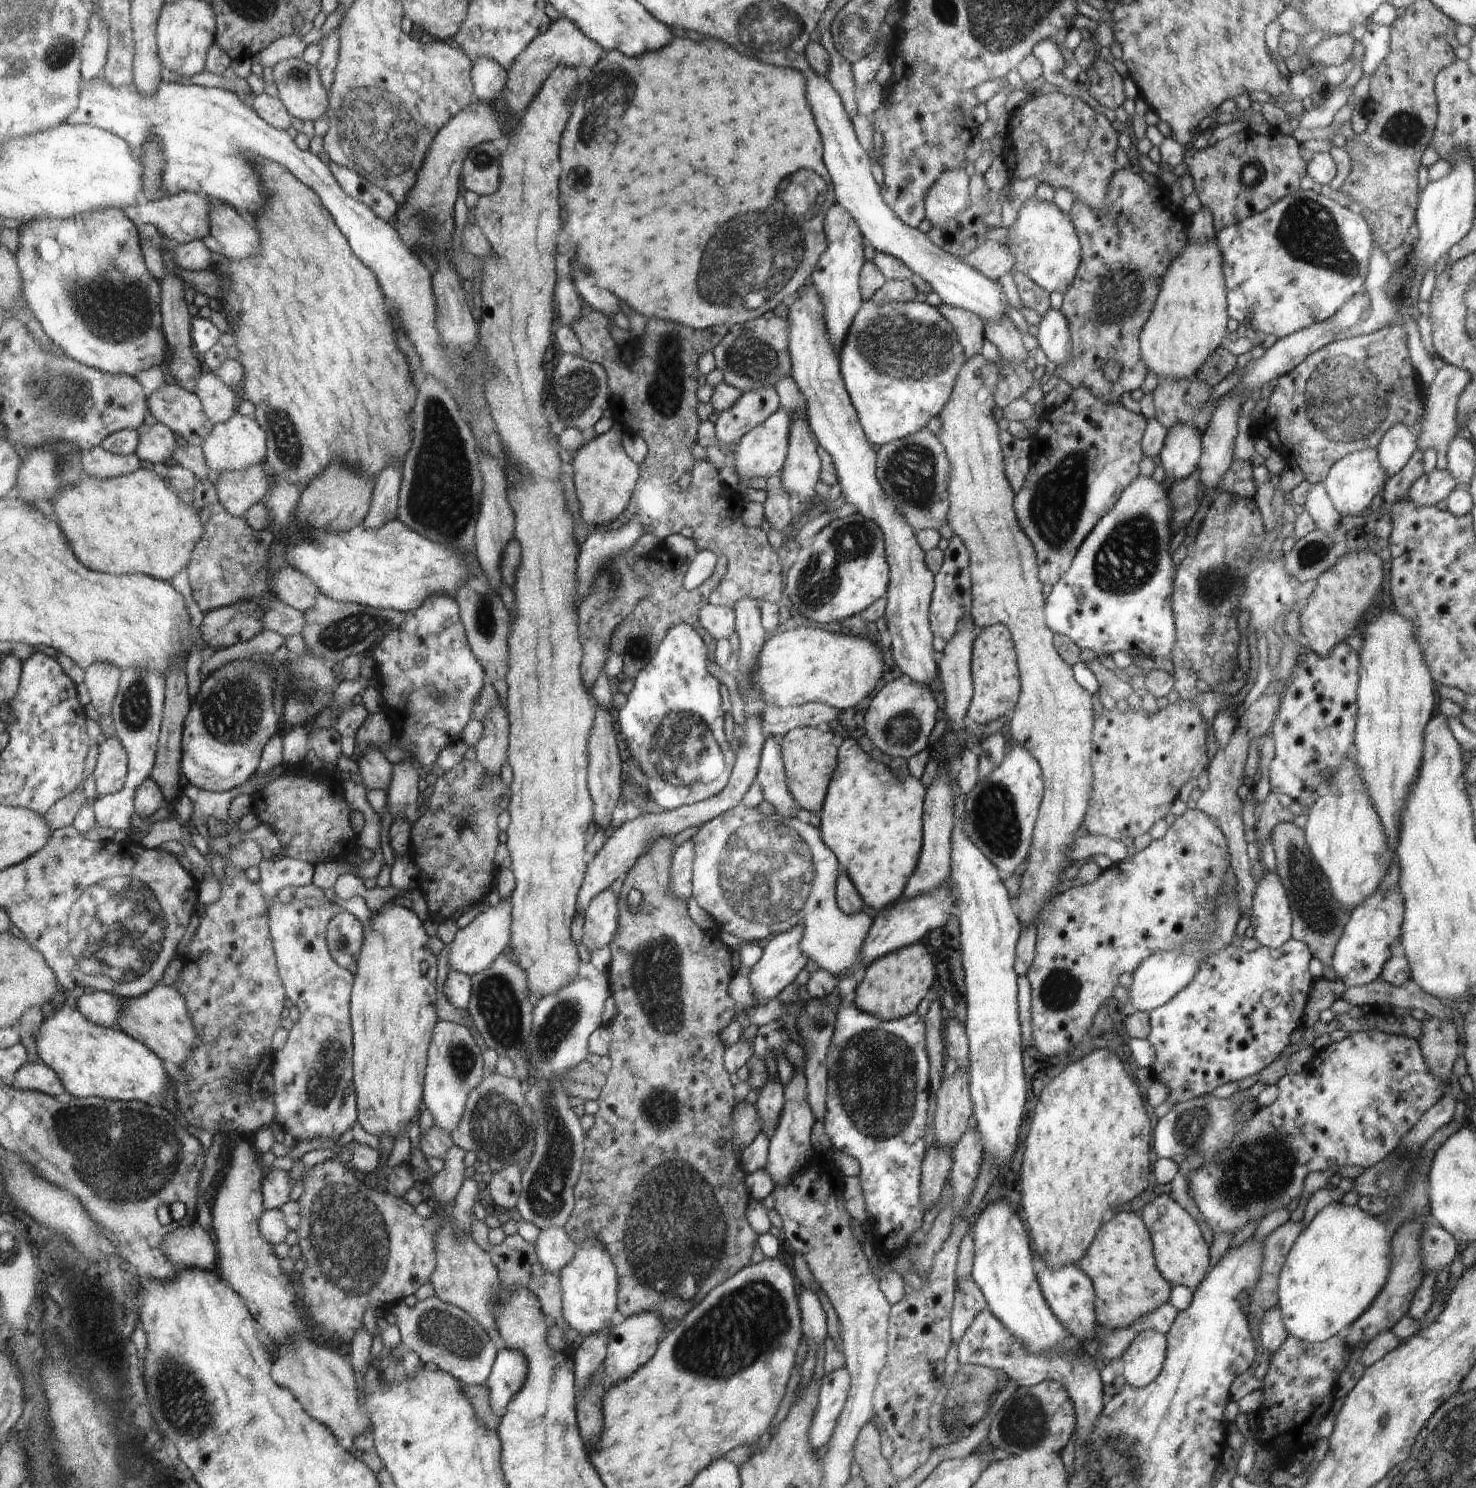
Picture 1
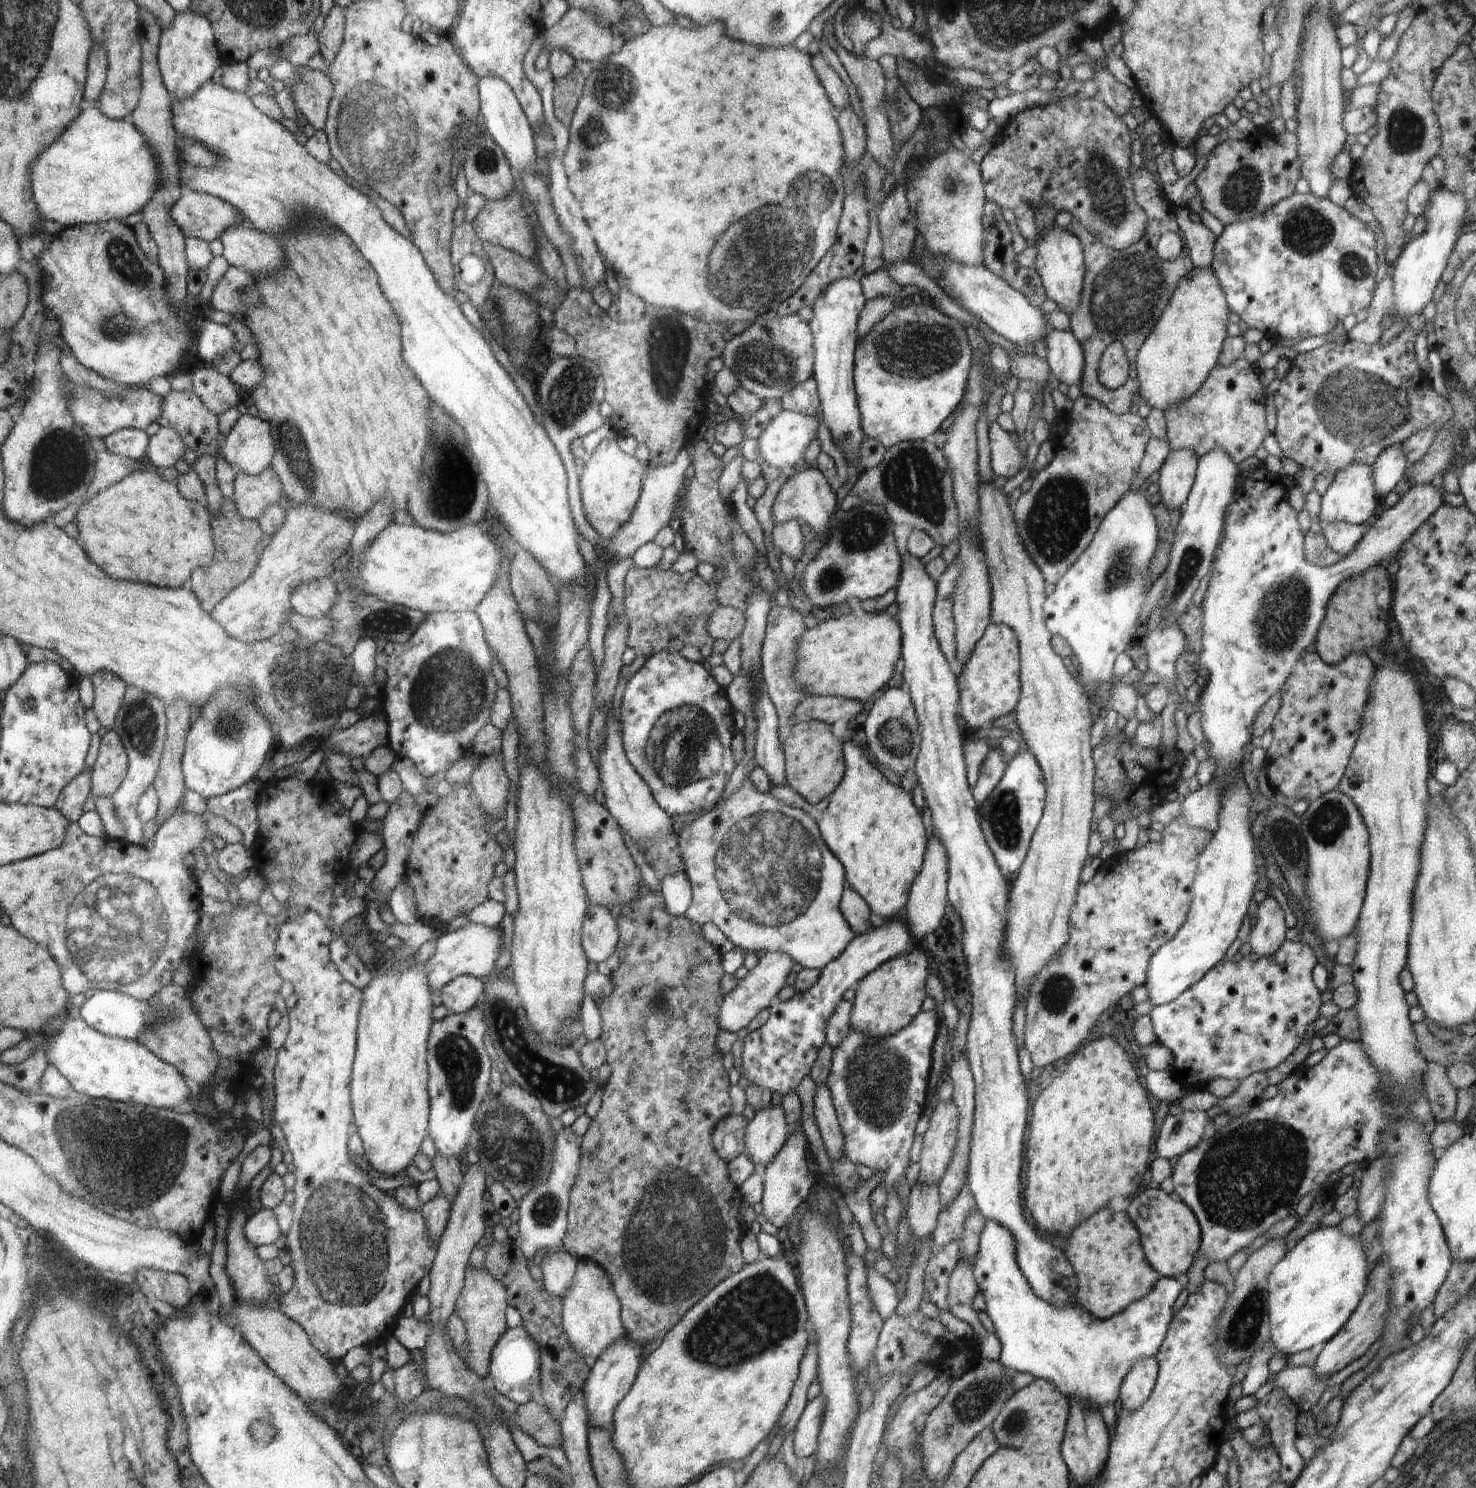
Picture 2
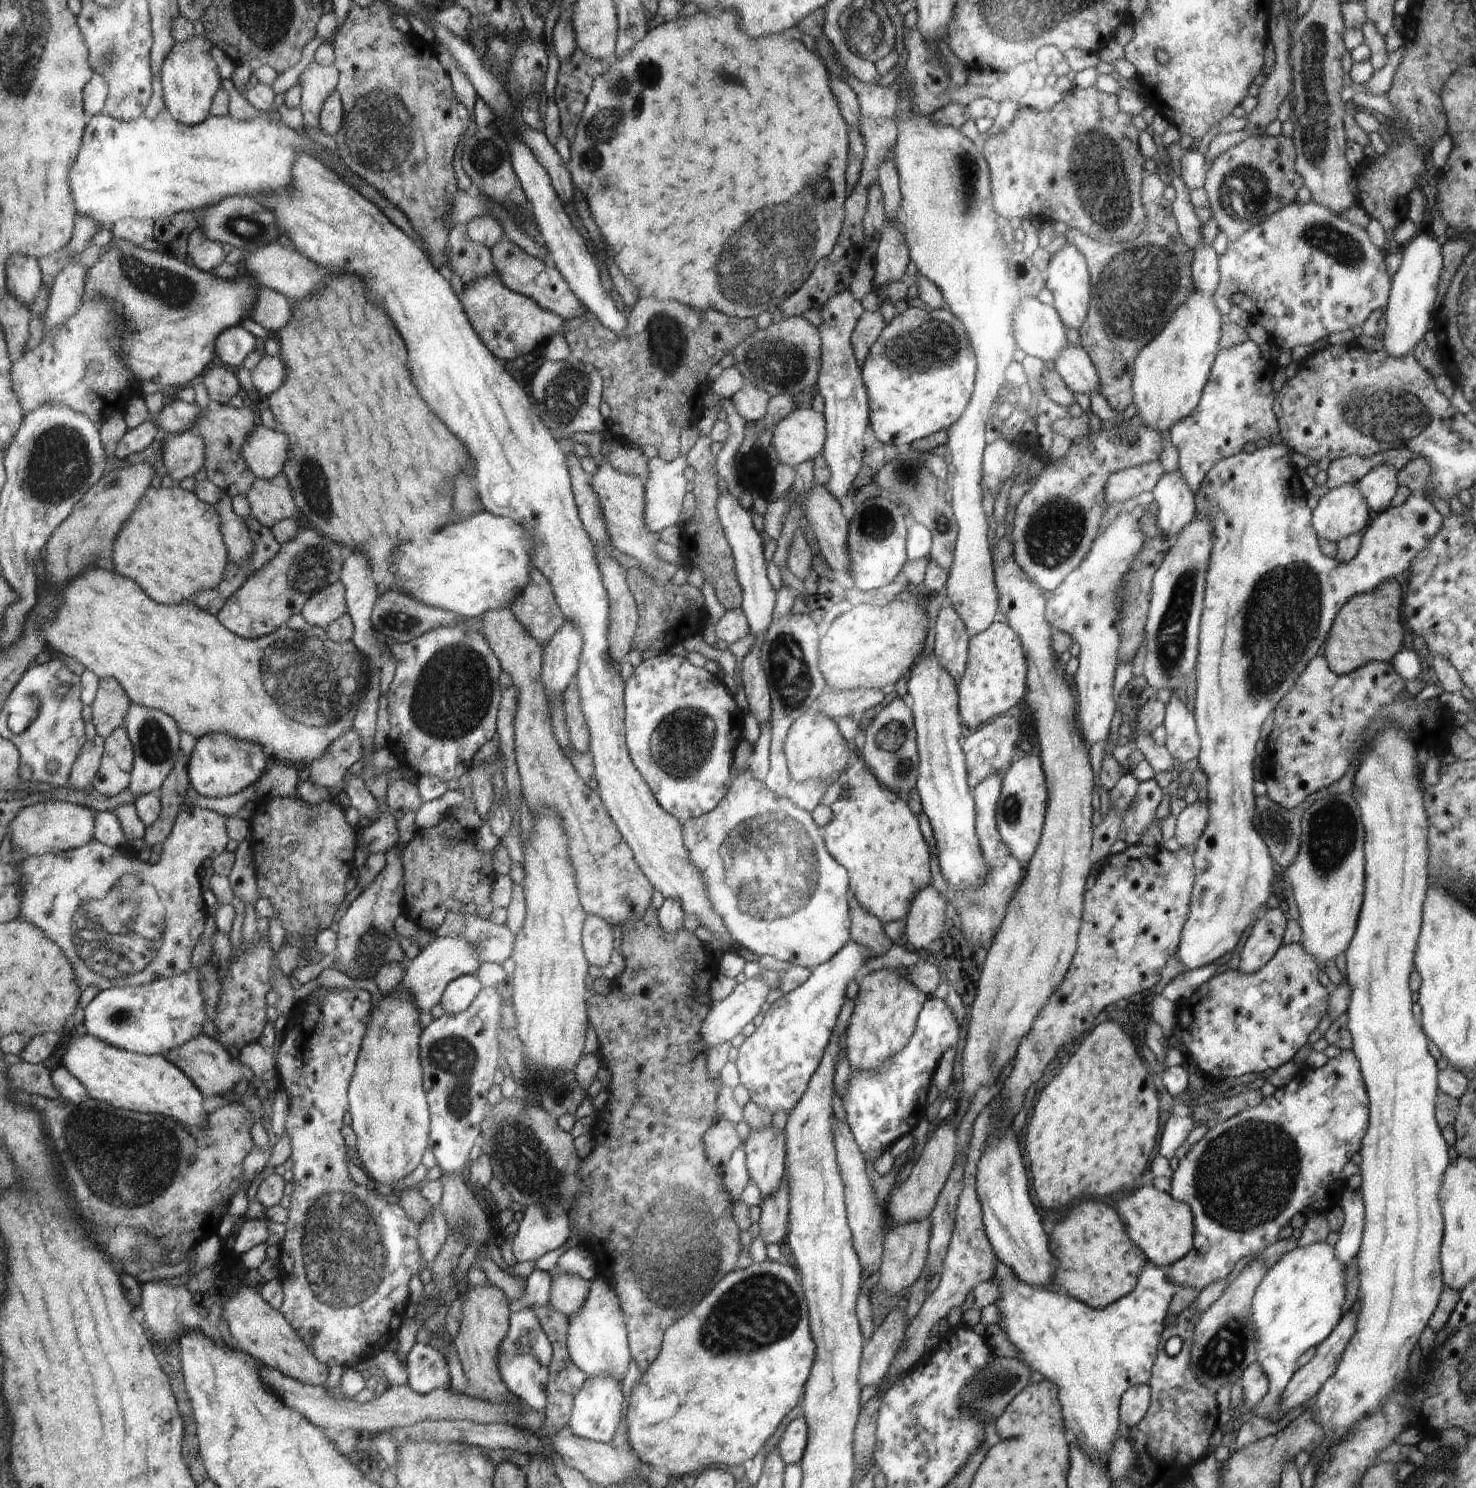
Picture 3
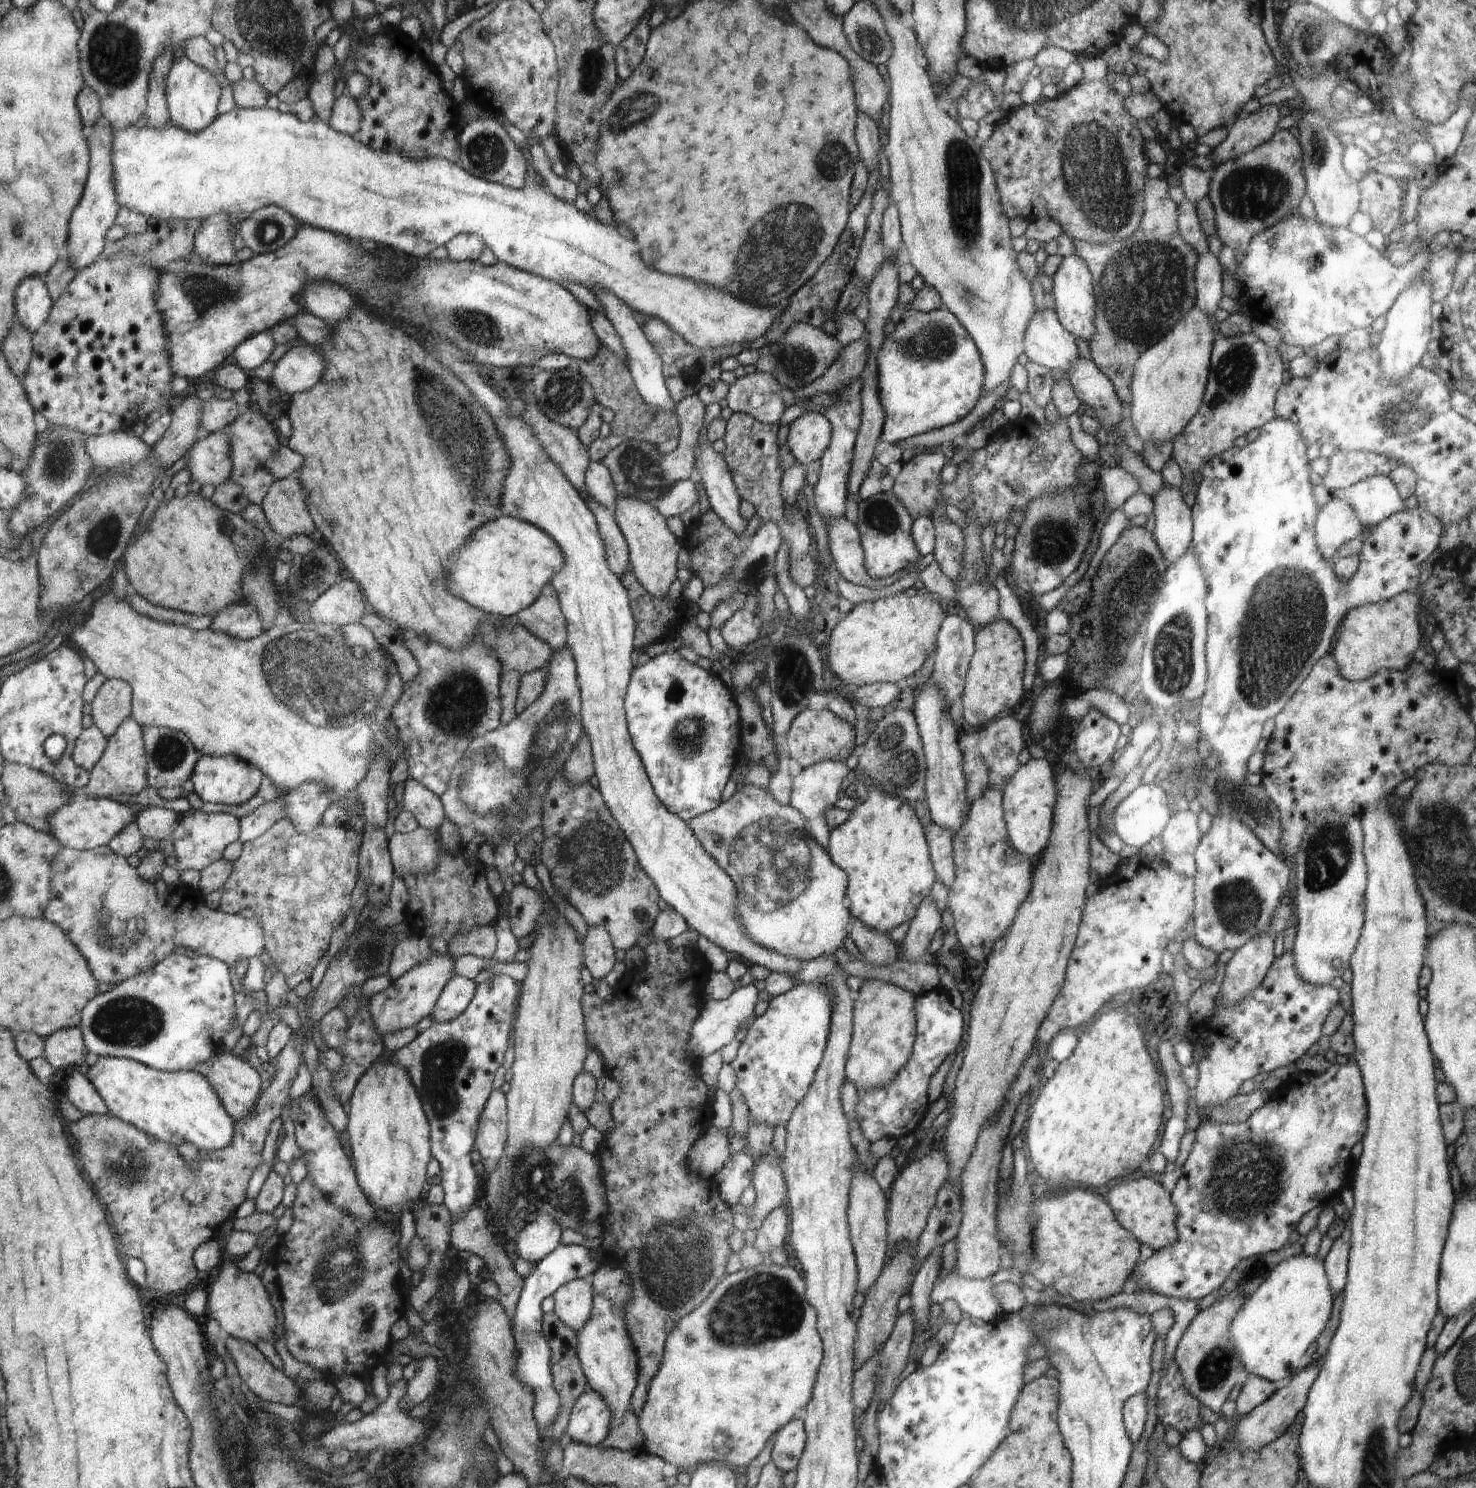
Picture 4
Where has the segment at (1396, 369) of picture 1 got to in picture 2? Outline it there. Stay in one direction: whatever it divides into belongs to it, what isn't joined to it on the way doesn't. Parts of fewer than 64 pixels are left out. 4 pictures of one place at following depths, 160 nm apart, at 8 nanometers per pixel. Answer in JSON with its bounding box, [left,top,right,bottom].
[1272,327,1453,475]

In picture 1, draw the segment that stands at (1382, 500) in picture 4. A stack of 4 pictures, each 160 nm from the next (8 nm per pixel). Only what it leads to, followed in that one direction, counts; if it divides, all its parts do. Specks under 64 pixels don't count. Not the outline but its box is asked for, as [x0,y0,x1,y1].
[1377,423,1417,477]

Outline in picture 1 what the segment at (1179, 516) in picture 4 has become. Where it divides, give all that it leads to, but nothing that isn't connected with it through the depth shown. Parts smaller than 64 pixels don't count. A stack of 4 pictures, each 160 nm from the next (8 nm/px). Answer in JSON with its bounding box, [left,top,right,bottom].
[1159,423,1201,481]

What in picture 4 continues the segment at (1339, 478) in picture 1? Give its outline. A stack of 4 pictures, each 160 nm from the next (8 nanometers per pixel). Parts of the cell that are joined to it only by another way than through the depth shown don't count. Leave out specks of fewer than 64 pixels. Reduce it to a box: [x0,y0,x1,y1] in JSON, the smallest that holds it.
[1315,497,1364,564]

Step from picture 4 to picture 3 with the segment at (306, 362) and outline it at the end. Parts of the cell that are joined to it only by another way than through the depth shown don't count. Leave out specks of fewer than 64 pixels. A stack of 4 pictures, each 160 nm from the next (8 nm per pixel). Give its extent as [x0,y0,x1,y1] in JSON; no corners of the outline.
[250,355,282,399]

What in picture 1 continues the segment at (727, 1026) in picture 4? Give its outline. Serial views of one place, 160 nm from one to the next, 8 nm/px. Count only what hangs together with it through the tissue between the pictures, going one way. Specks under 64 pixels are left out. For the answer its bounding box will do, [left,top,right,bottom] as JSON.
[743,923,808,1015]

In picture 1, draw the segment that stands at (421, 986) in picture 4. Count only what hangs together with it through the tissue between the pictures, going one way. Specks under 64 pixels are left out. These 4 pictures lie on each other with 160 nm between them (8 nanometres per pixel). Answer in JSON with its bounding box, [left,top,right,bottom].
[447,897,512,976]

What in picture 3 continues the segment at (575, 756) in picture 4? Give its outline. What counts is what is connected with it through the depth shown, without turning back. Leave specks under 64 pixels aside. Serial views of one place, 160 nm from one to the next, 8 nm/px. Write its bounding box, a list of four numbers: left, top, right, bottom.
[563,678,589,753]

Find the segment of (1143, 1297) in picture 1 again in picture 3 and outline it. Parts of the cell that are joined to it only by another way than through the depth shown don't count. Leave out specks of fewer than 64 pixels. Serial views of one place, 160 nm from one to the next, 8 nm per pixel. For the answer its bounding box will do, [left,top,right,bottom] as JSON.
[1050,1200,1148,1309]

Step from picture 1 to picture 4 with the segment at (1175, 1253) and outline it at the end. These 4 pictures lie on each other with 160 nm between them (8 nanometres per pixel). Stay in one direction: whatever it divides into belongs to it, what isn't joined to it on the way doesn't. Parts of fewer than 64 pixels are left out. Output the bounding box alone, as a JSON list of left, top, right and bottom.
[1106,1175,1178,1251]

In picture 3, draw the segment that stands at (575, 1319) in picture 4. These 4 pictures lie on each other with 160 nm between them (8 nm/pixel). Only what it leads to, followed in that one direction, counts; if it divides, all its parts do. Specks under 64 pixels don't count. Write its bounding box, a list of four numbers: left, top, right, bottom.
[550,1271,589,1317]

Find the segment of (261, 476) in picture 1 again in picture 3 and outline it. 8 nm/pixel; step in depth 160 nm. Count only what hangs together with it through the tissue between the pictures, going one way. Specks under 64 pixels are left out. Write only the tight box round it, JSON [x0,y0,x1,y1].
[245,473,300,529]

